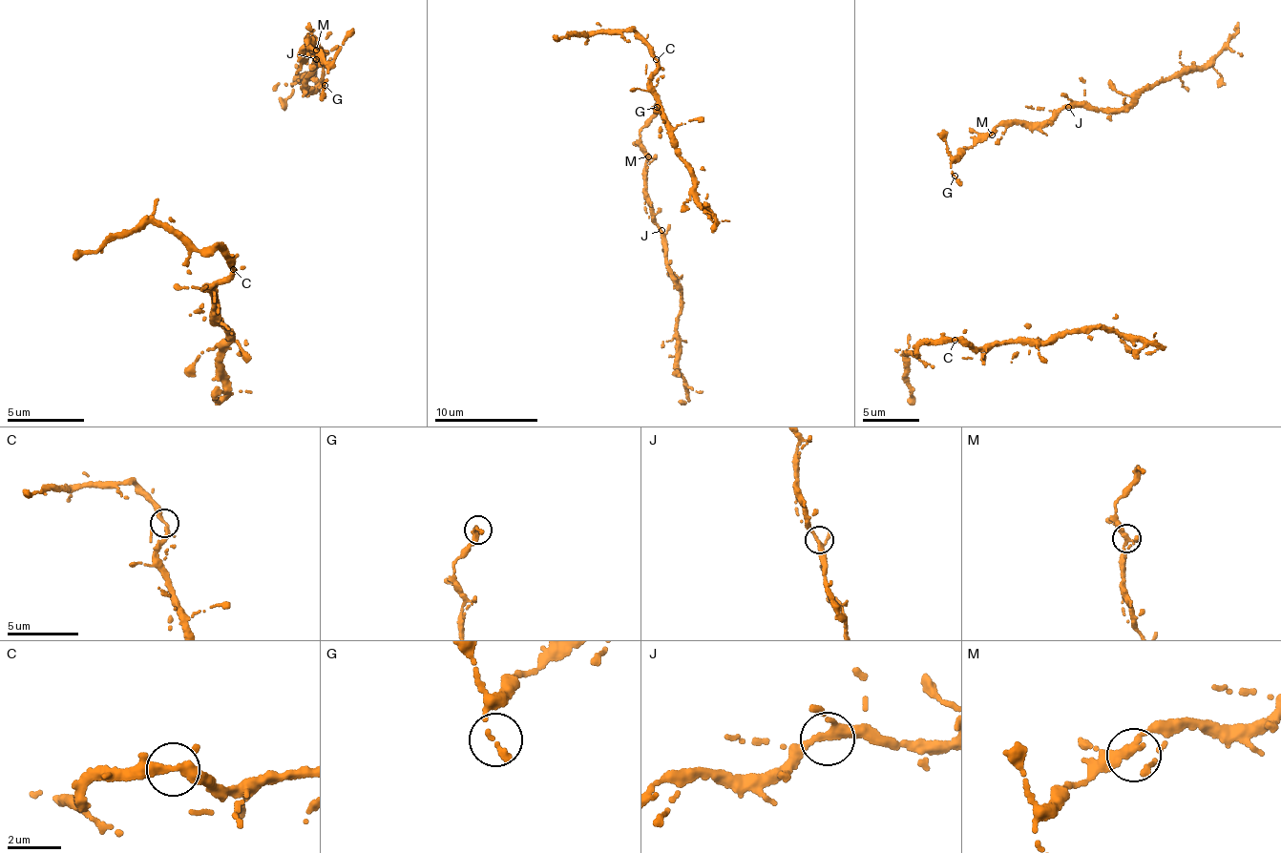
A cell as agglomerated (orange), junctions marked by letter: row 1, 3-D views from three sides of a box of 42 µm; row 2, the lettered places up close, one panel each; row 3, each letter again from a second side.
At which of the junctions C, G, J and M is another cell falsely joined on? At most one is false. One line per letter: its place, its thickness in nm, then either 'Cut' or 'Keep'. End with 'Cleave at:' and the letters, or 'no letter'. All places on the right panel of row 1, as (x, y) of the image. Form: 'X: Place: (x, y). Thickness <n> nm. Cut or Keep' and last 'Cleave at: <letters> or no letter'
C: Place: (955, 340). Thickness 260 nm. Keep
G: Place: (955, 176). Thickness 140 nm. Keep
J: Place: (1068, 107). Thickness 260 nm. Keep
M: Place: (992, 135). Thickness 240 nm. Keep
Cleave at: no letter

